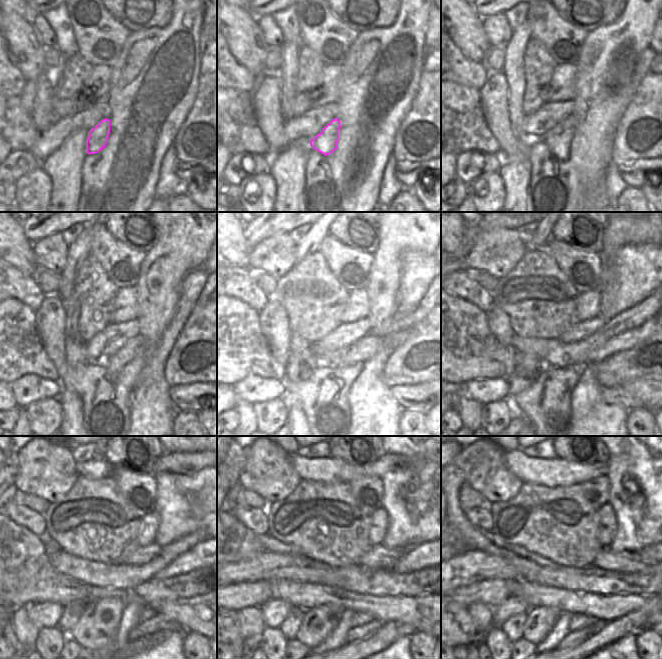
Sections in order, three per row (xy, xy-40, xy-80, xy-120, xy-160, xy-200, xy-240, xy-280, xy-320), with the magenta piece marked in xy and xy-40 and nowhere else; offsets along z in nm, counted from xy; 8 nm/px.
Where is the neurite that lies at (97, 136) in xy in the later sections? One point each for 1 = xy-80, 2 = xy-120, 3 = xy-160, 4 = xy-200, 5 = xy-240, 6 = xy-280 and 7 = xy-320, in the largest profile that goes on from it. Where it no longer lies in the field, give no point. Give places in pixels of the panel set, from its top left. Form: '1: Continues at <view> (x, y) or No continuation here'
1: Continues at xy-80 (558, 140)
2: Continues at xy-120 (114, 363)
3: Continues at xy-160 (360, 351)
4: Continues at xy-200 (628, 339)
5: Continues at xy-240 (195, 558)
6: Continues at xy-280 (419, 557)
7: Continues at xy-320 (644, 553)

